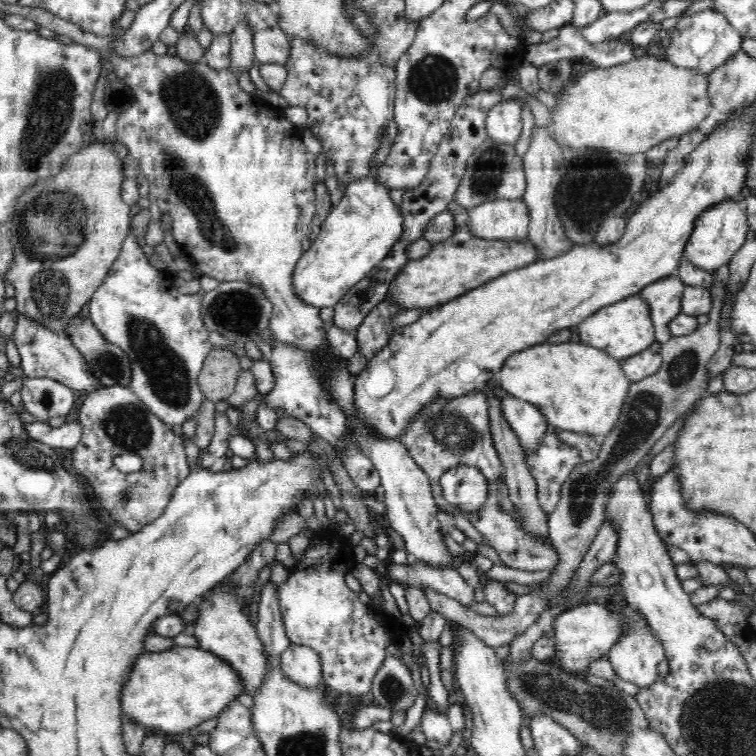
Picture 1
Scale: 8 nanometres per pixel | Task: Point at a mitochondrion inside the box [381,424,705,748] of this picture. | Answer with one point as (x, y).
(608, 712)

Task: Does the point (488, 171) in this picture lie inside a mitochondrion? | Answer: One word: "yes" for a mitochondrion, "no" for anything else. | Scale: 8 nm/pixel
yes

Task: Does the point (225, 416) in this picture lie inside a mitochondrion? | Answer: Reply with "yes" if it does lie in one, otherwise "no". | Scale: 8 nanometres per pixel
no

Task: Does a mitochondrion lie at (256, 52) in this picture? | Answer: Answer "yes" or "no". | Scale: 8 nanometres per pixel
no

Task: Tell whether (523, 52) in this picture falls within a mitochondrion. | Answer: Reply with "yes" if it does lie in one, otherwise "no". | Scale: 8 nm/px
no

